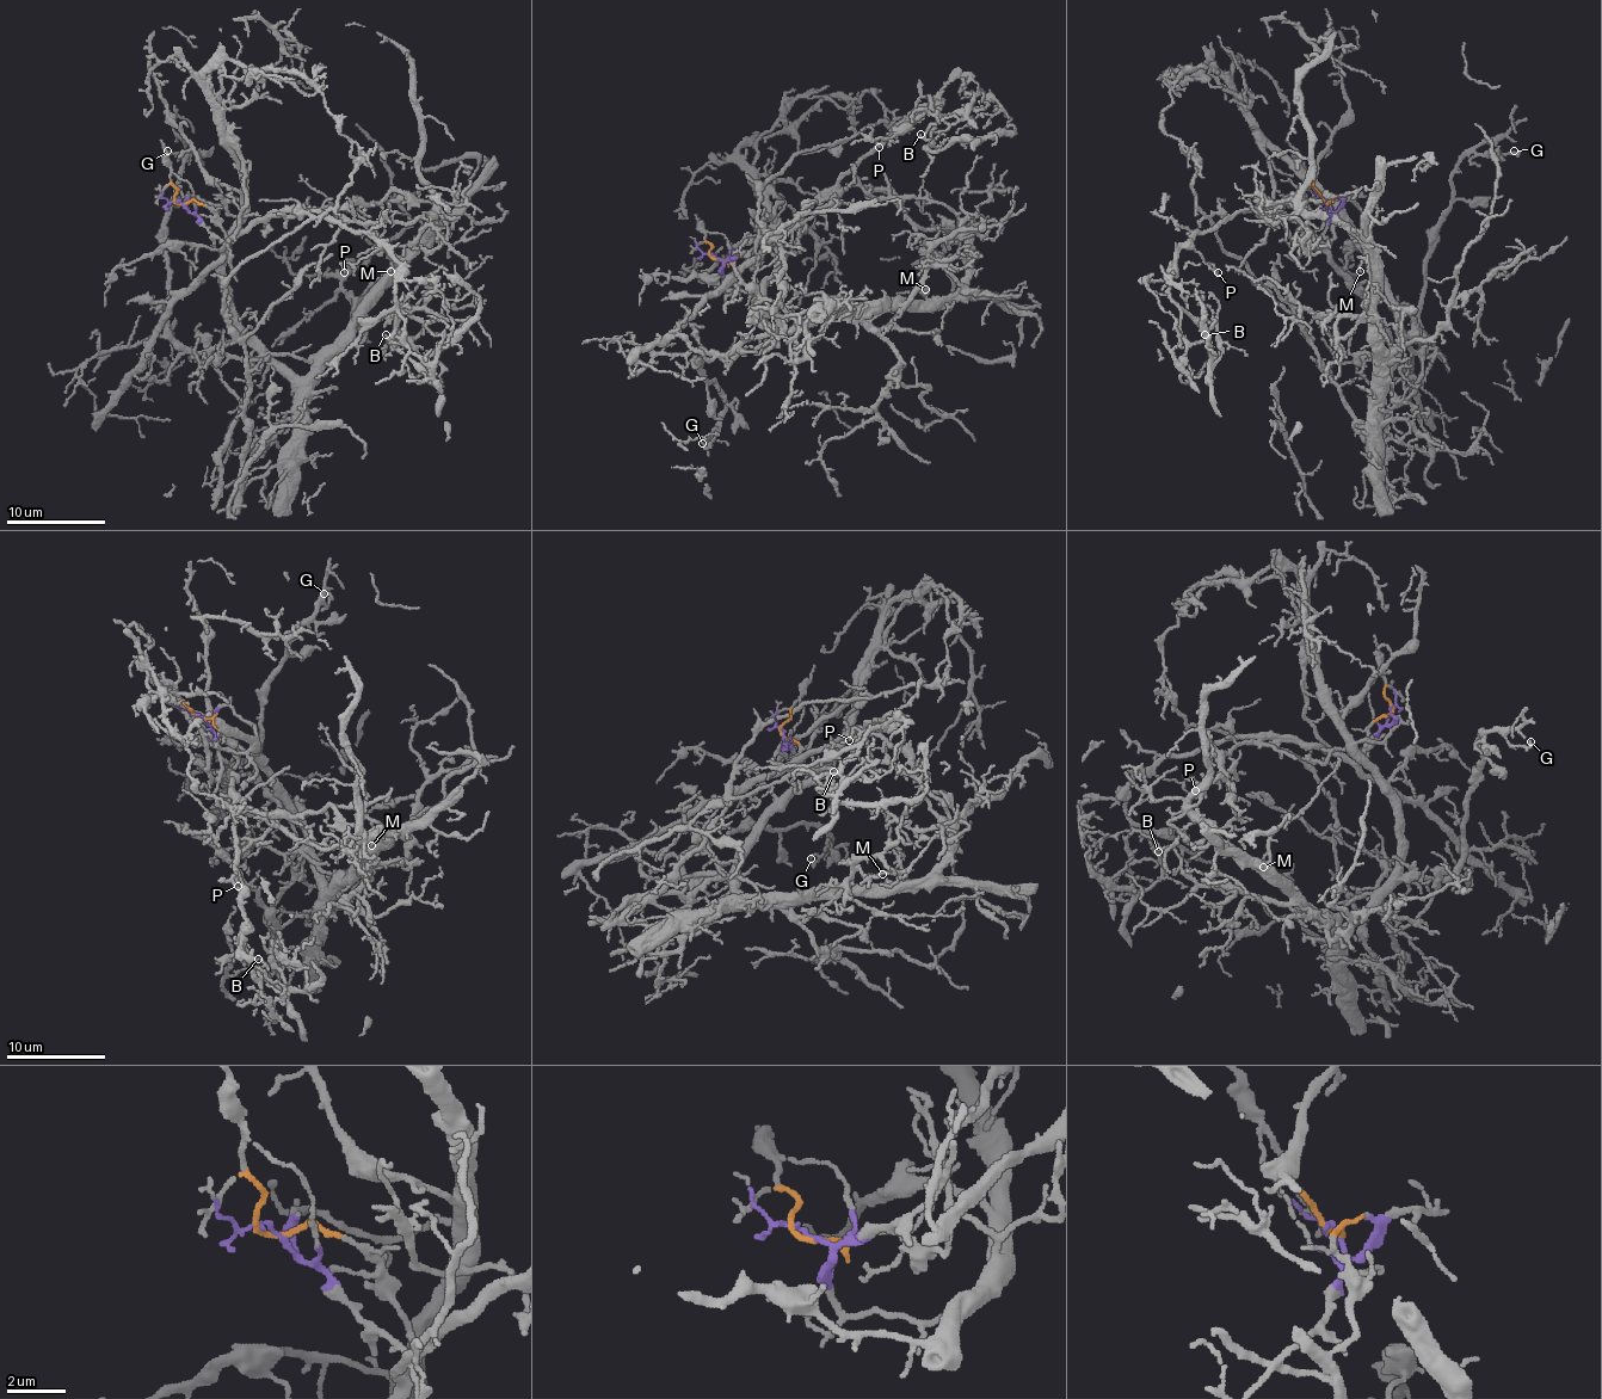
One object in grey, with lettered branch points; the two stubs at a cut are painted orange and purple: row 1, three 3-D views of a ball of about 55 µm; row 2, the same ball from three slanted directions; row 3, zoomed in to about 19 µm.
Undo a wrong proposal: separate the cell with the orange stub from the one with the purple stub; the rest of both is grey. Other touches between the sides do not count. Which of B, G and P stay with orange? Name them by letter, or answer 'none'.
B, P

